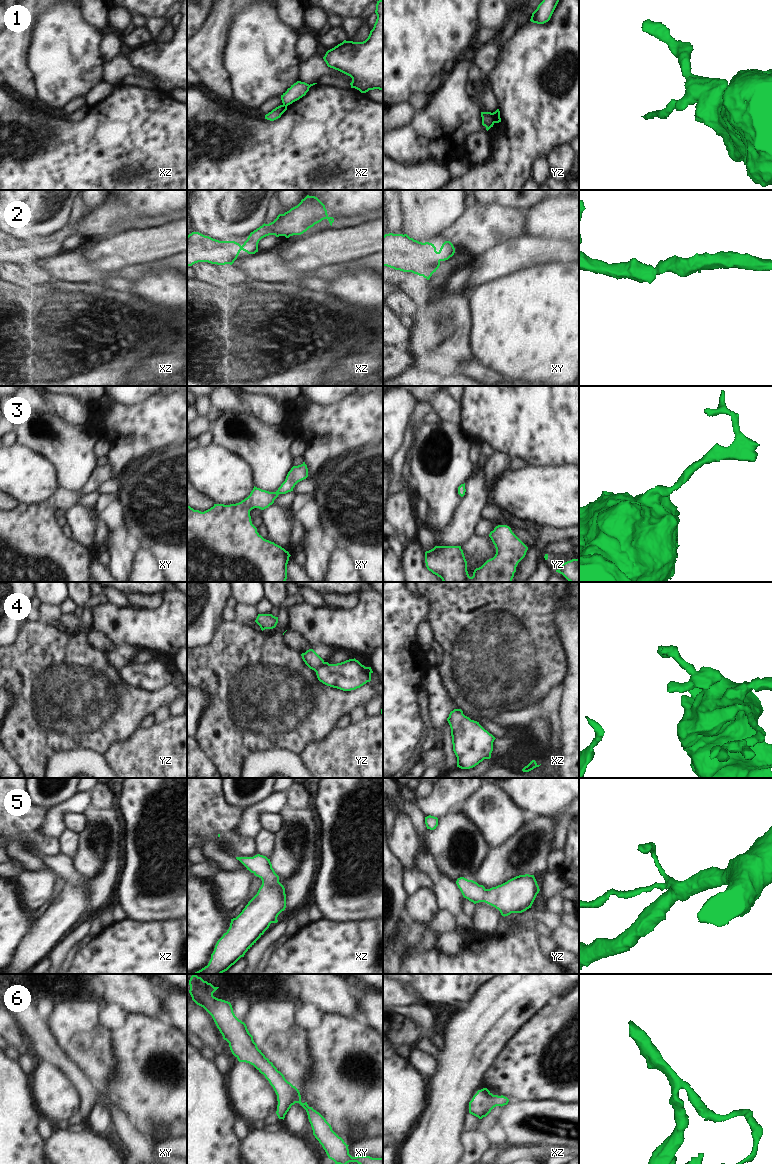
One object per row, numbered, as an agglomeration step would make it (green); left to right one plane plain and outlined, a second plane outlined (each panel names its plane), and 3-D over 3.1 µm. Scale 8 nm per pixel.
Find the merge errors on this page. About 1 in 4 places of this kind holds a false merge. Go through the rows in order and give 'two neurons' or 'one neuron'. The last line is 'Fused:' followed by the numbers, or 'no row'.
1: two neurons
2: one neuron
3: one neuron
4: two neurons
5: one neuron
6: one neuron
Fused: 1, 4

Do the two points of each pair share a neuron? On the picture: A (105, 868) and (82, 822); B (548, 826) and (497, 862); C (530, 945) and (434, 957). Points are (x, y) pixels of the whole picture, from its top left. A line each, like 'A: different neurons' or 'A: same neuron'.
A: different neurons
B: same neuron
C: same neuron

